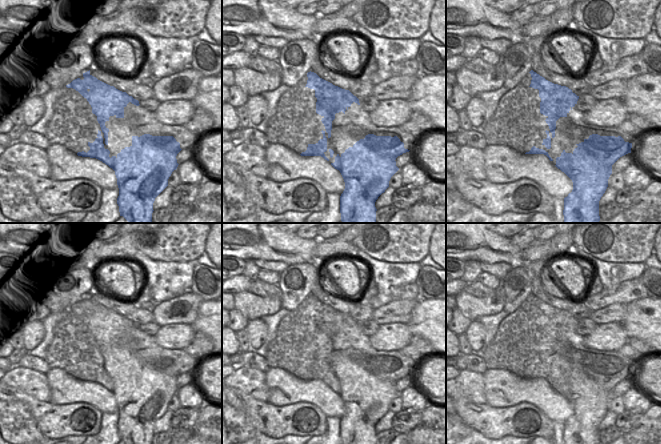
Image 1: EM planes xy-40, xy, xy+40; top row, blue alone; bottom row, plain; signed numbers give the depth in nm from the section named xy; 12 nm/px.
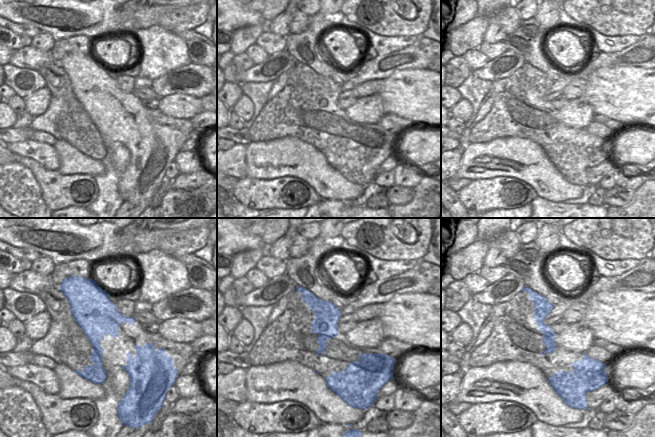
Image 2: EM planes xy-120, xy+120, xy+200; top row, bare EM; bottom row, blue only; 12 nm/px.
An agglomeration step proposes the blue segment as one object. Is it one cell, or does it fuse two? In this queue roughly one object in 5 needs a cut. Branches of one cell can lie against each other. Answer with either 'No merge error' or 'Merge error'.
No merge error

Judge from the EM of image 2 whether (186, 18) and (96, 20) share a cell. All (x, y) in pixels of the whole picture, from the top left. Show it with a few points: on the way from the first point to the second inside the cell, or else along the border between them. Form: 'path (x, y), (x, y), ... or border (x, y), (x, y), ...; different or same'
border (165, 15), (162, 15), (156, 24); different

